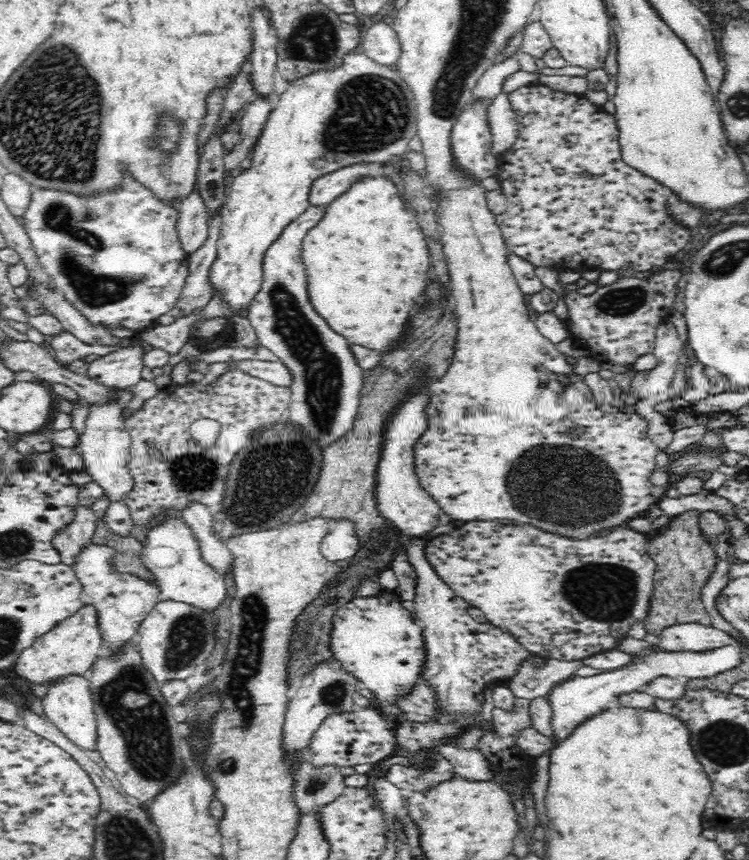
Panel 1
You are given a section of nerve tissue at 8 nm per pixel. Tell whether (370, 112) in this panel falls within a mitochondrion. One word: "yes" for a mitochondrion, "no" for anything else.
yes

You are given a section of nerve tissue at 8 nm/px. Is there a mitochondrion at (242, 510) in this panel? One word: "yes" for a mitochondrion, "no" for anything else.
yes

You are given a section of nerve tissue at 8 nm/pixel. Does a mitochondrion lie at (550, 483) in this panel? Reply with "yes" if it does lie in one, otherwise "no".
yes

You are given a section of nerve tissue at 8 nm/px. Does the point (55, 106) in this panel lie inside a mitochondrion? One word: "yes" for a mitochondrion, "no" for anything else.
yes

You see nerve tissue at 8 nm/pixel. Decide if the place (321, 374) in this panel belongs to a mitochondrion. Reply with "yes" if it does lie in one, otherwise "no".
yes

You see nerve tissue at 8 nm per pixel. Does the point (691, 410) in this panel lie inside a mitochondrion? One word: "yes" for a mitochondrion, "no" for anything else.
no

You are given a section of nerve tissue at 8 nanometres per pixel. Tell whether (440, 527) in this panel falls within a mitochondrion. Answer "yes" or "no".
no

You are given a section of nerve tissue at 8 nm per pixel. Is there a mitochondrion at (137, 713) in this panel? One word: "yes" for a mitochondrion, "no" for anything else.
yes

